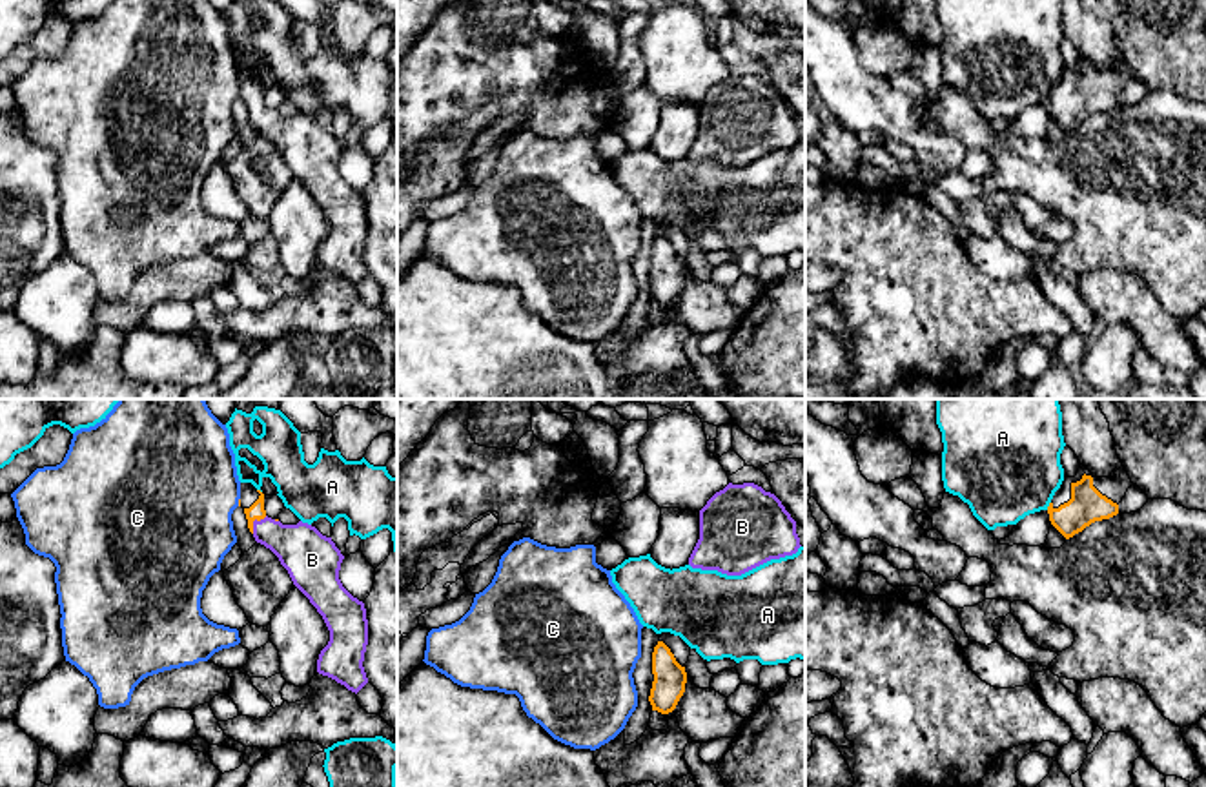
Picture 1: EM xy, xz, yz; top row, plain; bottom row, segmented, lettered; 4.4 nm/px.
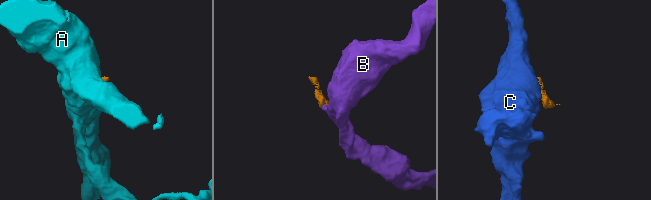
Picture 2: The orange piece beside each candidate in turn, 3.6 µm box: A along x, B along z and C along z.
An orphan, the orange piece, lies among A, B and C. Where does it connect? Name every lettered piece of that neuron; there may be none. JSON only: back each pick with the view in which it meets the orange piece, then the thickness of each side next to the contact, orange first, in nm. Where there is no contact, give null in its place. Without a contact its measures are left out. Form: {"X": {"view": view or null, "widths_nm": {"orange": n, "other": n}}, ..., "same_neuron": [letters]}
{"B": {"view": "xy", "widths_nm": {"orange": 70, "other": 220}}, "same_neuron": ["B"]}

